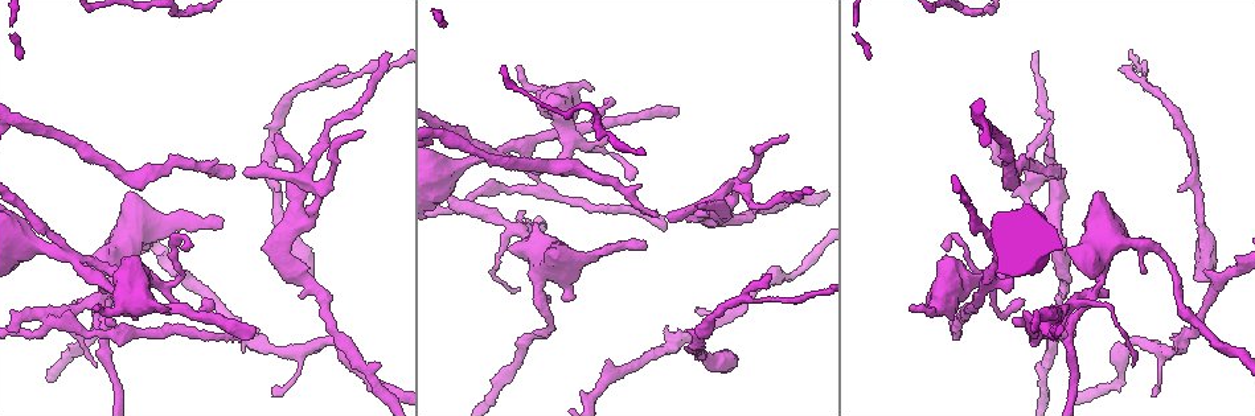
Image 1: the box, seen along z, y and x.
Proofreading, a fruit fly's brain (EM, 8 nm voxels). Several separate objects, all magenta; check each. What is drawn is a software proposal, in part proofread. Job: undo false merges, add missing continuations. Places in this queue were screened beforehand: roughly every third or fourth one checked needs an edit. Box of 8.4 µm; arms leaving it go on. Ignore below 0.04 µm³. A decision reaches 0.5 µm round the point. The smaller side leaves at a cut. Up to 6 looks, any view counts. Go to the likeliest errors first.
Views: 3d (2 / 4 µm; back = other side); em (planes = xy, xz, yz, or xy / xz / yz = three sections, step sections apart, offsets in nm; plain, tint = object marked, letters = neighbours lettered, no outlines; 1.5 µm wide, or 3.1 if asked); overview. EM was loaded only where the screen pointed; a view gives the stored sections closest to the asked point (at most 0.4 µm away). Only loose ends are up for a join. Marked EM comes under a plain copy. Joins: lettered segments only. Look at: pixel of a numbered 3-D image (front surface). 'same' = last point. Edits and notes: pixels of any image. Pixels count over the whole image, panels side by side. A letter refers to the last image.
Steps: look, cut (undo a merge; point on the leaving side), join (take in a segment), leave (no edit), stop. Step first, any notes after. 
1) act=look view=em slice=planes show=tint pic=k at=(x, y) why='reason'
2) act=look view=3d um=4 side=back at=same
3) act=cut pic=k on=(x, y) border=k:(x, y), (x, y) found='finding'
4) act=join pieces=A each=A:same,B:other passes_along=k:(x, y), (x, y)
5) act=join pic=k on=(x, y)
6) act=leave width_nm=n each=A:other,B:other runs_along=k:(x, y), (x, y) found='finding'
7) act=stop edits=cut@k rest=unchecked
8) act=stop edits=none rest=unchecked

act=look view=em slice=planes show=letters pic=1 at=(994, 258) why='four-way junction'

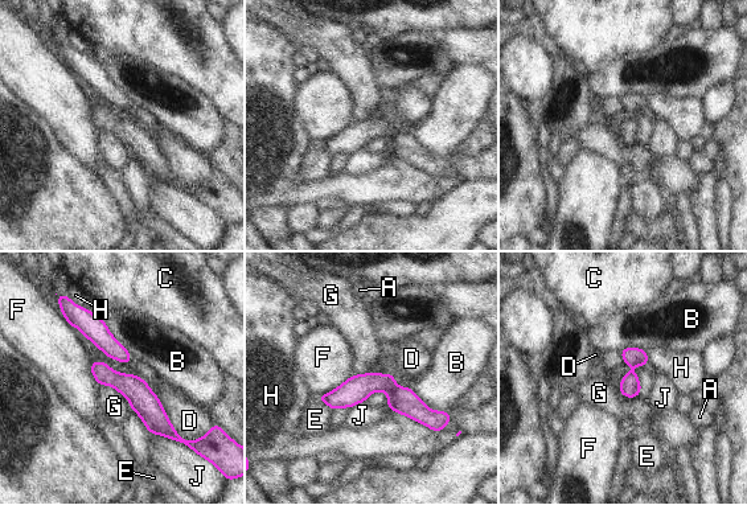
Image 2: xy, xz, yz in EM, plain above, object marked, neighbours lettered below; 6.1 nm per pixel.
act=cut pic=2 on=(403, 401) longest_contact=H:320nm each=A:other,B:other,C:other,D:other,E:other,F:other,G:other,H:other,J:other border=2:(394, 384), (385, 391) found='a second neuron is stuck on'

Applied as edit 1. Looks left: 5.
act=look view=3d um=4 pic=1 at=(1089, 297) why='three-way junction'

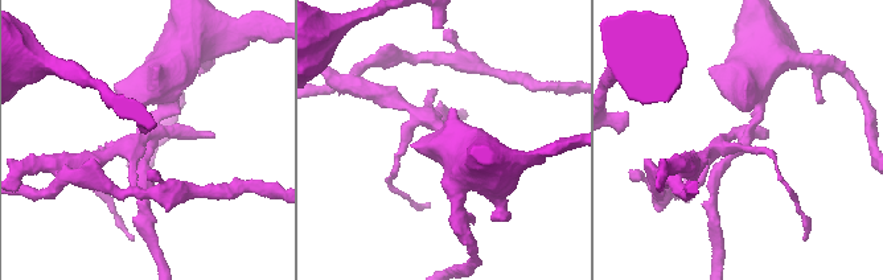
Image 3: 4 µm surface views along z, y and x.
act=look view=em slice=planes show=letters pic=3 at=(147, 142)

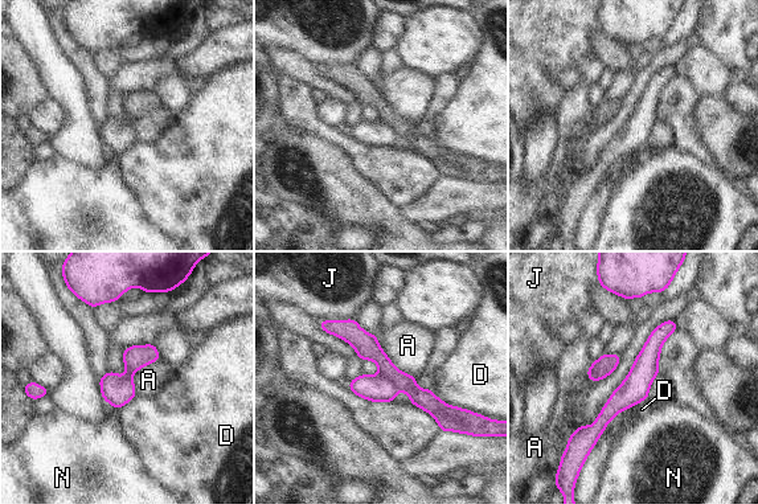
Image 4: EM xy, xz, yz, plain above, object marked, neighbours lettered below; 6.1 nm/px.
act=cut pic=4 on=(367, 347) each=A:other,D:other,J:other,N:other border=4:(378, 373), (385, 376), (397, 390) found='two neurons meet here'

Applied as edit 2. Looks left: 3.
act=look view=overview

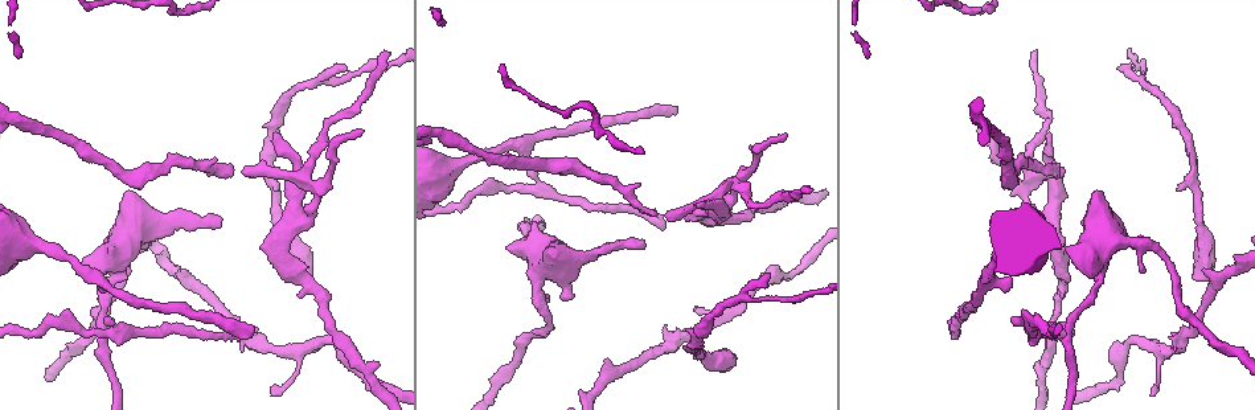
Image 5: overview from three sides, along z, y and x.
act=look view=em slice=planes show=tint pic=5 at=(1097, 192) why='stops while still wide'

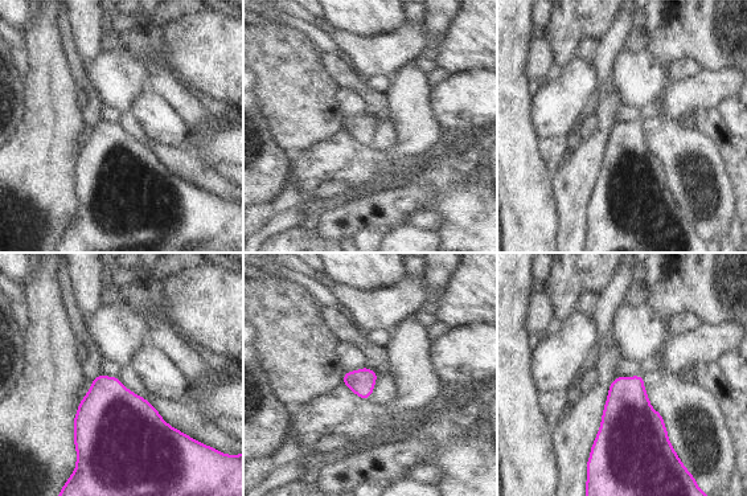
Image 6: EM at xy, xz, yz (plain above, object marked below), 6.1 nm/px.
act=look view=em slice=planes show=letters at=same

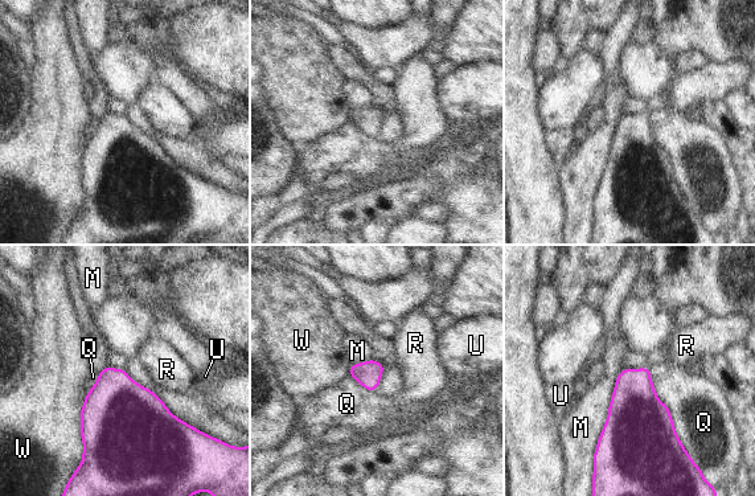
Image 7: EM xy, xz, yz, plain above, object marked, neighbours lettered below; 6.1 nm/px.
act=leave longest_contact=M:550nm each=M:other,Q:other,R:other,U:other,W:other border=7:(623, 369), (593, 455) found='no lettered segment goes on from it'

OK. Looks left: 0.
act=stop edits=cut@2,cut@4 rest=unchecked

